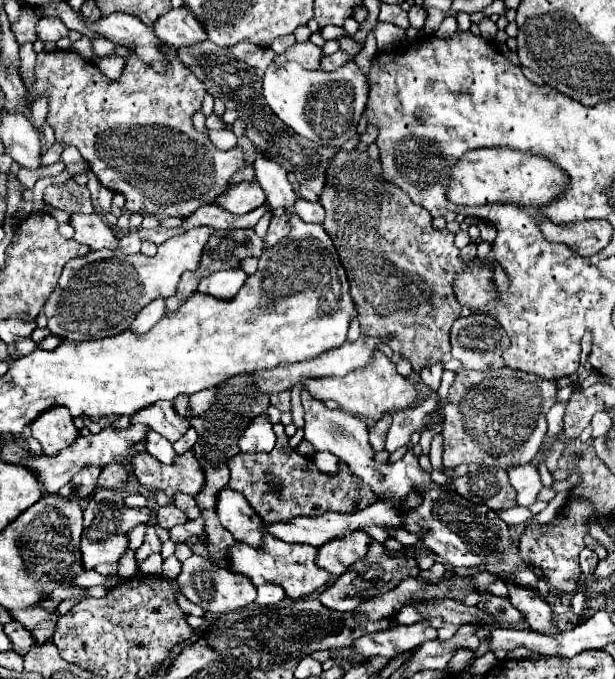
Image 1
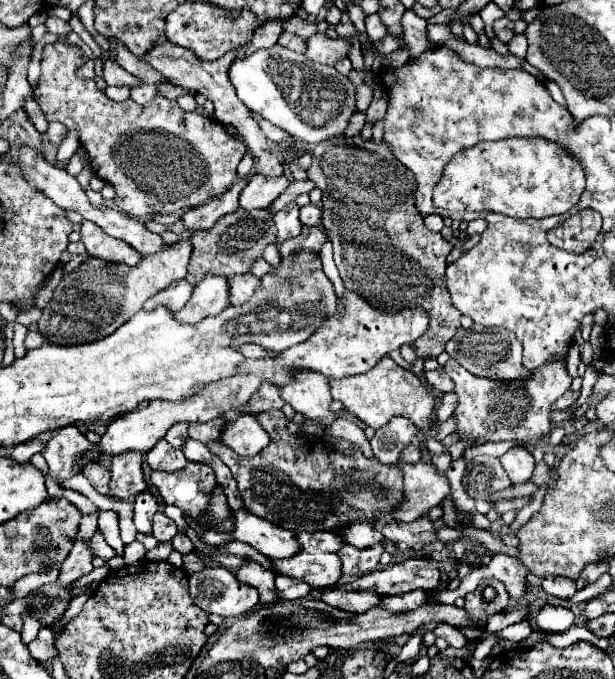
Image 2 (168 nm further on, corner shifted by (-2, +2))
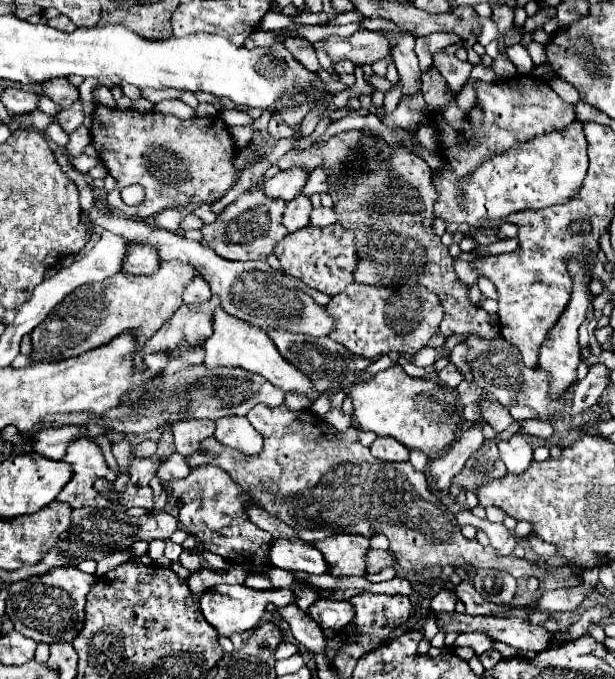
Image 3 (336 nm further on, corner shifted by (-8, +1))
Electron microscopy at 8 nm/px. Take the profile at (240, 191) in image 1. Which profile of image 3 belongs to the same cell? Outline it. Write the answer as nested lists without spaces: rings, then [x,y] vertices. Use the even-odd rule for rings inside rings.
[[[292,167],[292,169],[280,171],[272,179],[268,179],[262,187],[264,187],[266,197],[270,197],[270,199],[292,201],[302,191],[302,187],[306,185],[306,177],[308,177],[308,173],[304,169]]]

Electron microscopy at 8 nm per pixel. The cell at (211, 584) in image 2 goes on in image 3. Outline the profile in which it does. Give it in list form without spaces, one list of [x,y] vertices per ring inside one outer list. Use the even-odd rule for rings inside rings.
[[[216,585],[216,587],[208,589],[206,593],[202,593],[200,609],[202,609],[204,617],[208,619],[208,623],[212,623],[216,627],[218,635],[230,637],[236,631],[242,633],[242,631],[254,629],[258,625],[258,621],[262,619],[262,613],[268,603],[282,607],[282,605],[288,605],[290,601],[294,601],[294,593],[290,589],[272,591],[272,589],[254,589],[248,585]]]

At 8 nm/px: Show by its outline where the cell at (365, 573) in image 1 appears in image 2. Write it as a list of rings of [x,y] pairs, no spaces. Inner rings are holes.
[[[326,590],[318,598],[332,608],[346,610],[352,614],[362,614],[362,612],[374,608],[374,604],[378,602],[378,594],[354,592],[354,590]]]

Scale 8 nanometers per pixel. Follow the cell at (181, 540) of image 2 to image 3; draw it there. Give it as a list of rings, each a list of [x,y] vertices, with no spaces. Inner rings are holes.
[[[182,549],[180,563],[182,563],[188,571],[196,571],[196,569],[200,569],[200,557],[198,557],[196,553],[192,553],[190,549]]]

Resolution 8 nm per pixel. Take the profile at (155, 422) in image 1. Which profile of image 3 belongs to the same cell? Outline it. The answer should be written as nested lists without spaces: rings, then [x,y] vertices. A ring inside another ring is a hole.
[[[184,419],[178,423],[172,423],[172,435],[176,451],[184,457],[190,457],[202,439],[212,437],[216,429],[216,423],[212,419]]]

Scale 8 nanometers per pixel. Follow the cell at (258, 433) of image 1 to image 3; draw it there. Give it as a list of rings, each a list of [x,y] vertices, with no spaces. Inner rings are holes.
[[[222,417],[216,421],[216,433],[214,437],[232,449],[242,451],[244,455],[258,455],[264,437],[258,433],[246,417]]]

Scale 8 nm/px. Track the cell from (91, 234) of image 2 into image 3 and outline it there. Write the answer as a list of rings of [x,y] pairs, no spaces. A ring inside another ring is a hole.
[[[132,245],[128,257],[124,257],[124,273],[134,275],[152,275],[160,265],[156,249],[150,245]]]

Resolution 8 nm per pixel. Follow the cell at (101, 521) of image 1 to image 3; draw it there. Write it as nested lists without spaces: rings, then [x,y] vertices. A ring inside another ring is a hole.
[[[54,567],[44,575],[36,575],[18,583],[12,583],[10,597],[6,601],[6,613],[14,623],[14,629],[34,641],[72,641],[84,621],[84,603],[90,589],[90,575],[78,567]]]

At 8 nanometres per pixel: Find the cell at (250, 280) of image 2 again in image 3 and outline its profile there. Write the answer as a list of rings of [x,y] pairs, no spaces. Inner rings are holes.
[[[96,205],[88,209],[88,217],[92,223],[100,225],[102,229],[116,233],[120,237],[128,237],[128,241],[140,241],[140,245],[156,245],[158,257],[162,261],[178,259],[182,263],[194,265],[200,271],[200,275],[210,283],[212,293],[222,299],[222,309],[232,317],[244,319],[246,323],[252,323],[260,329],[272,327],[292,333],[308,333],[316,337],[324,337],[334,329],[334,319],[326,315],[324,307],[316,305],[314,299],[302,293],[300,289],[296,289],[282,271],[272,269],[264,261],[242,261],[242,263],[228,261],[218,257],[212,249],[202,247],[198,241],[190,241],[166,229],[158,229],[156,225],[150,225],[140,219],[126,219],[110,209],[104,213],[102,209],[96,209]]]

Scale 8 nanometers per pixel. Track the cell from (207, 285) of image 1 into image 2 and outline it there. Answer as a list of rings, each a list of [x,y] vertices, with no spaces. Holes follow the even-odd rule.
[[[206,276],[206,280],[194,286],[194,294],[190,302],[174,314],[178,322],[198,324],[206,316],[216,316],[228,306],[228,288],[226,278],[222,276]]]

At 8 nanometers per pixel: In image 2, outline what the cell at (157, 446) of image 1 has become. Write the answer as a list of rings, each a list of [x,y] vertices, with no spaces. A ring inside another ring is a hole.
[[[164,438],[146,454],[146,462],[152,470],[164,470],[164,472],[176,472],[188,464],[184,452],[166,444]]]

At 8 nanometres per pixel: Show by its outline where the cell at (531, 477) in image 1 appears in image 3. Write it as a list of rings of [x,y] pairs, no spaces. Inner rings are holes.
[[[514,435],[510,441],[502,441],[498,449],[508,473],[524,473],[532,463],[532,447],[524,435]]]

